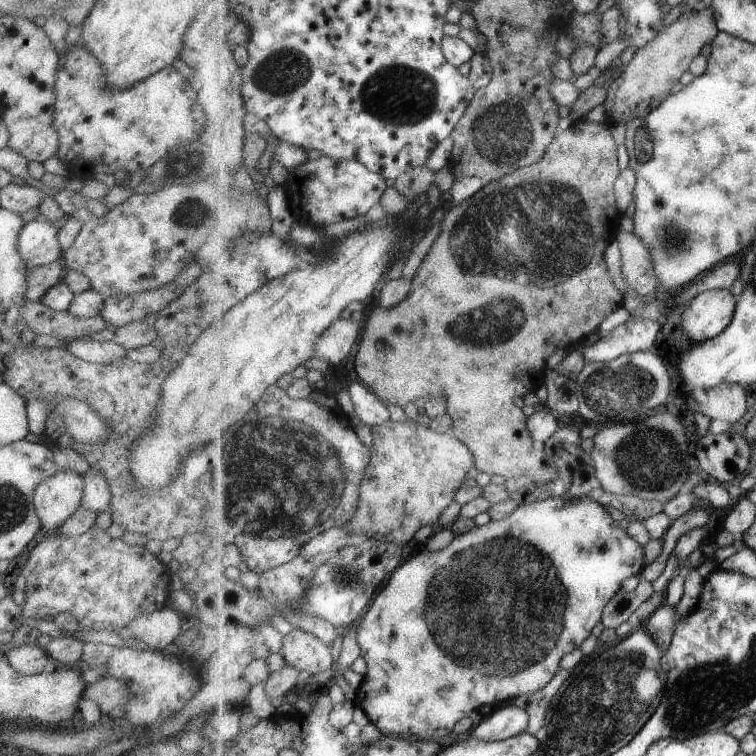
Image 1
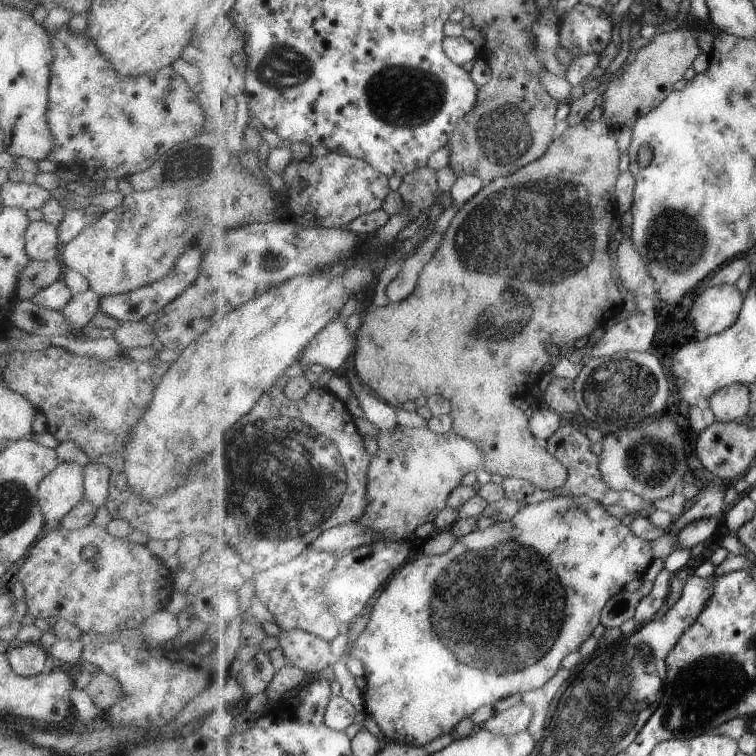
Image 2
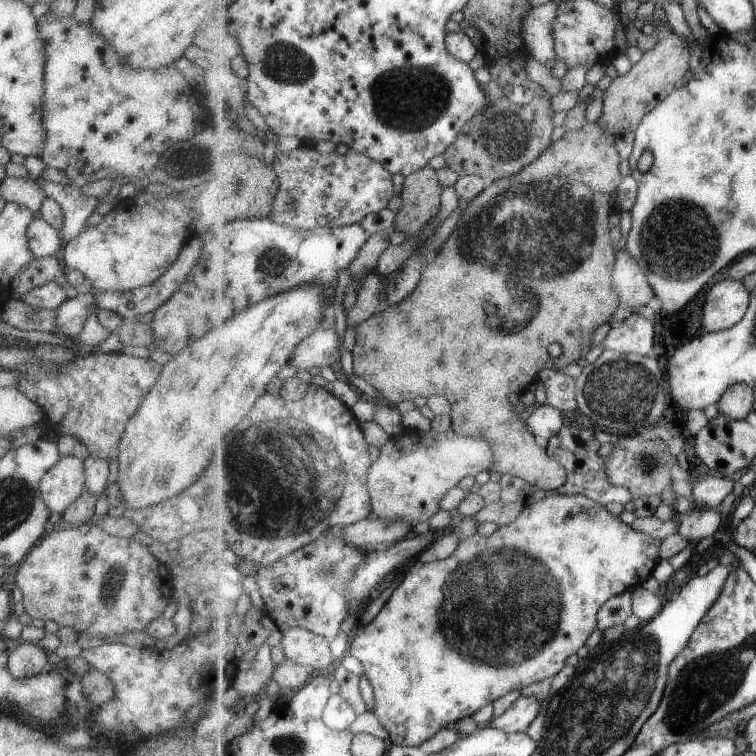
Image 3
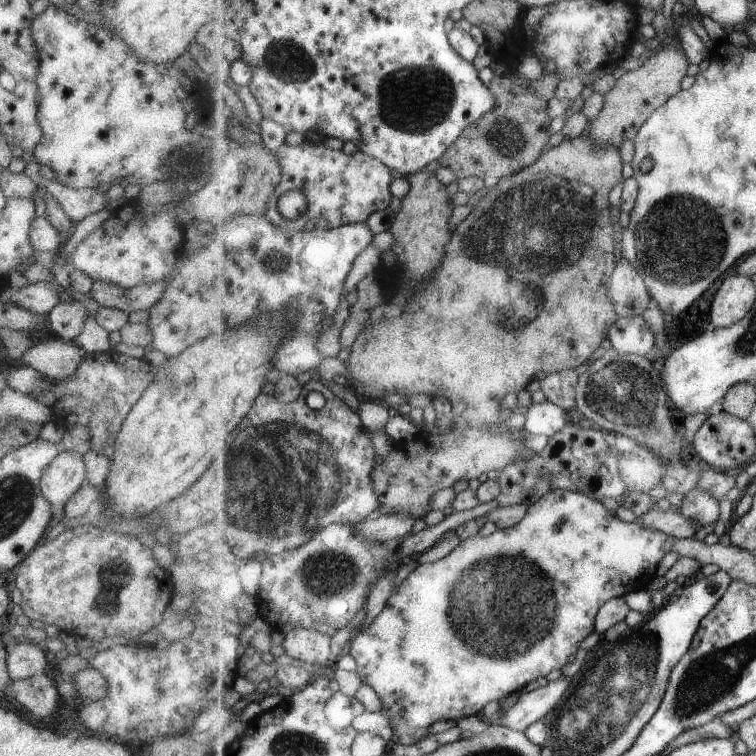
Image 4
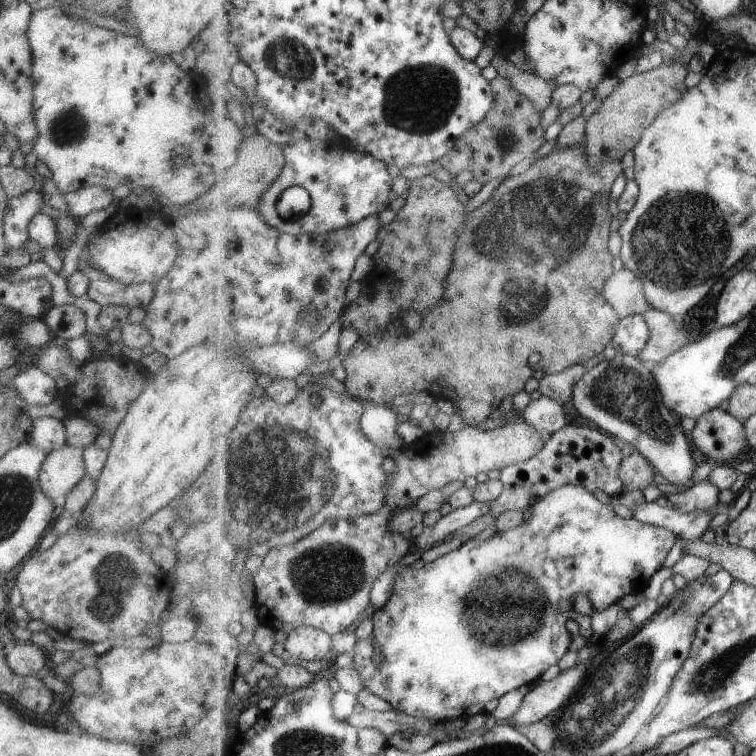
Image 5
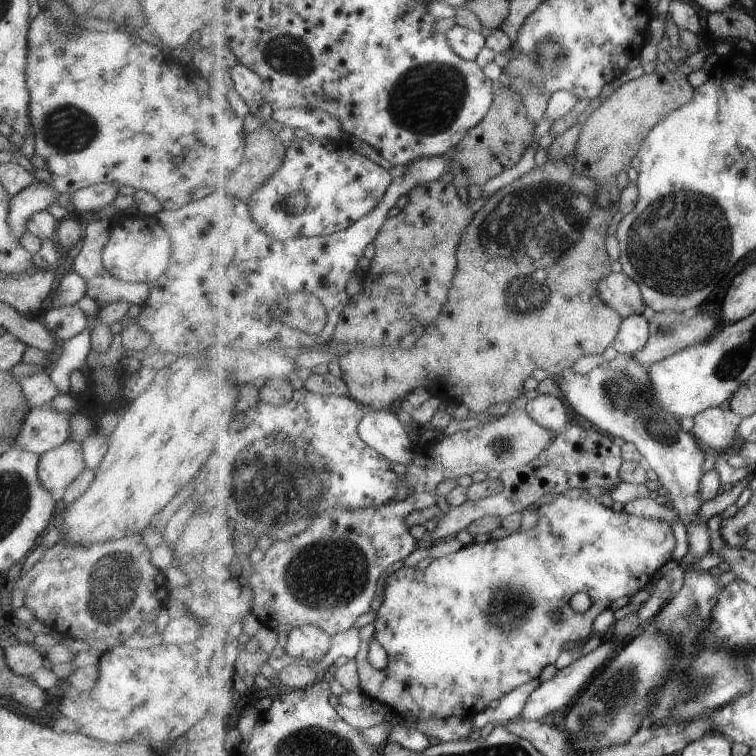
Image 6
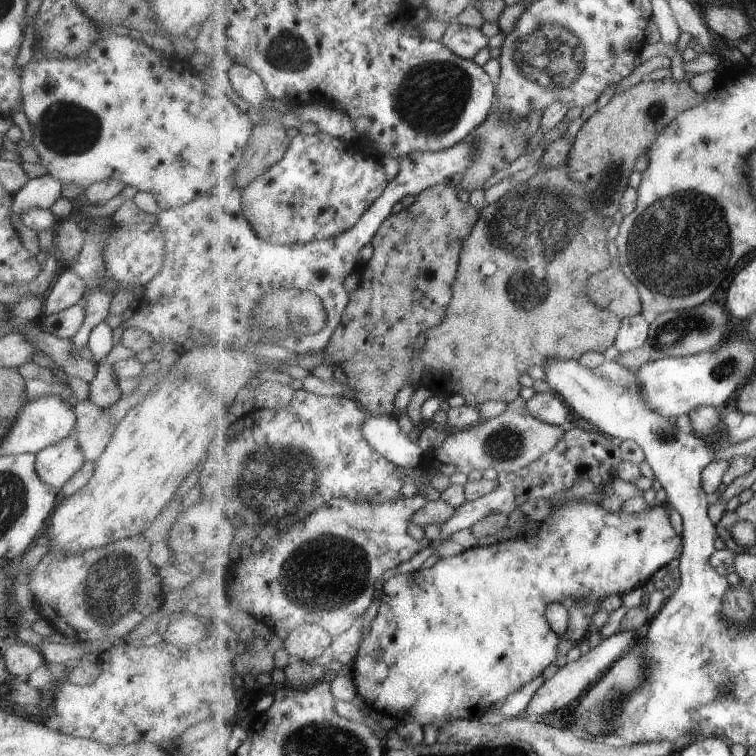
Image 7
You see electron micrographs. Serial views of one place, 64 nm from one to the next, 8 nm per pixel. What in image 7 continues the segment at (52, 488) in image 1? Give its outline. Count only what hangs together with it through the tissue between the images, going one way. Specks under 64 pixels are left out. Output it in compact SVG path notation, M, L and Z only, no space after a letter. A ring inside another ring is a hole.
M71 432L56 443L43 447L35 454L37 476L56 491L83 464L86 458L76 441L76 432Z

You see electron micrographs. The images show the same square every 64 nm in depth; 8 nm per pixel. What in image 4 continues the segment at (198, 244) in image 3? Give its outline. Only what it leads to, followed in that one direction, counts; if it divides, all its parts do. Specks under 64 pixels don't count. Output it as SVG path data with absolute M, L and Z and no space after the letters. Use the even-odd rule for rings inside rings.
M95 280L90 295L99 307L113 308L130 314L137 310L149 310L161 298L163 288L165 288L165 280L141 284L125 290L115 284Z

